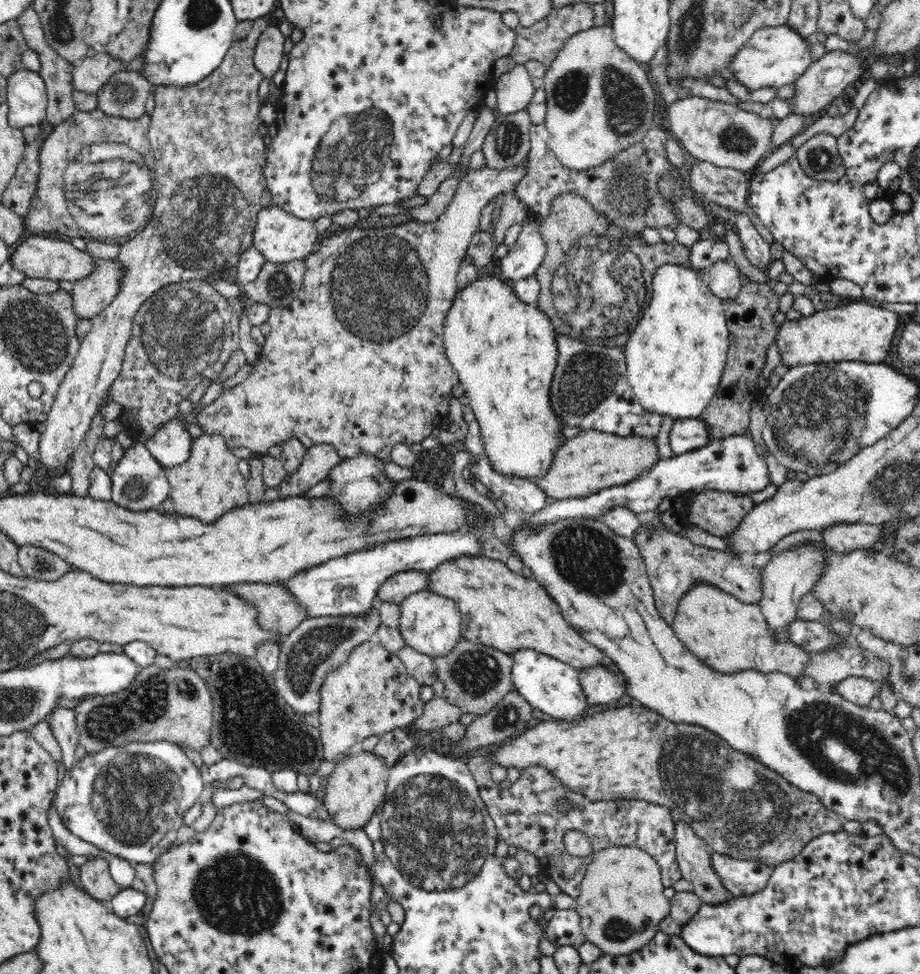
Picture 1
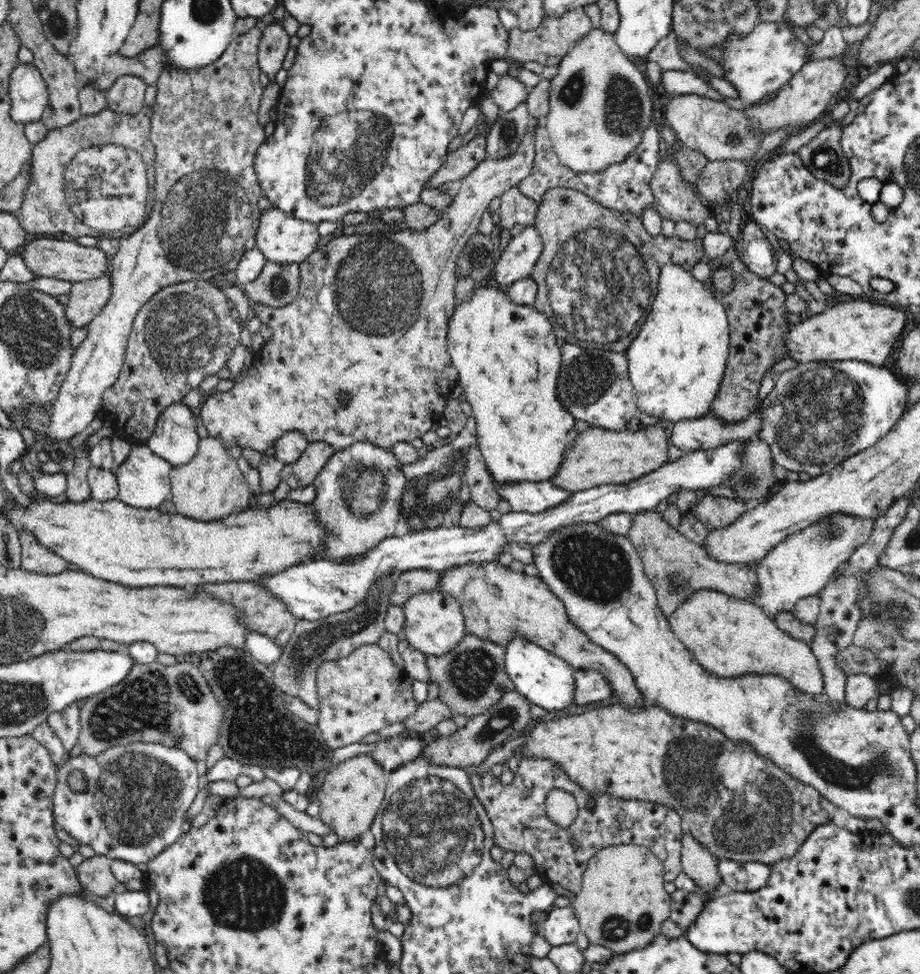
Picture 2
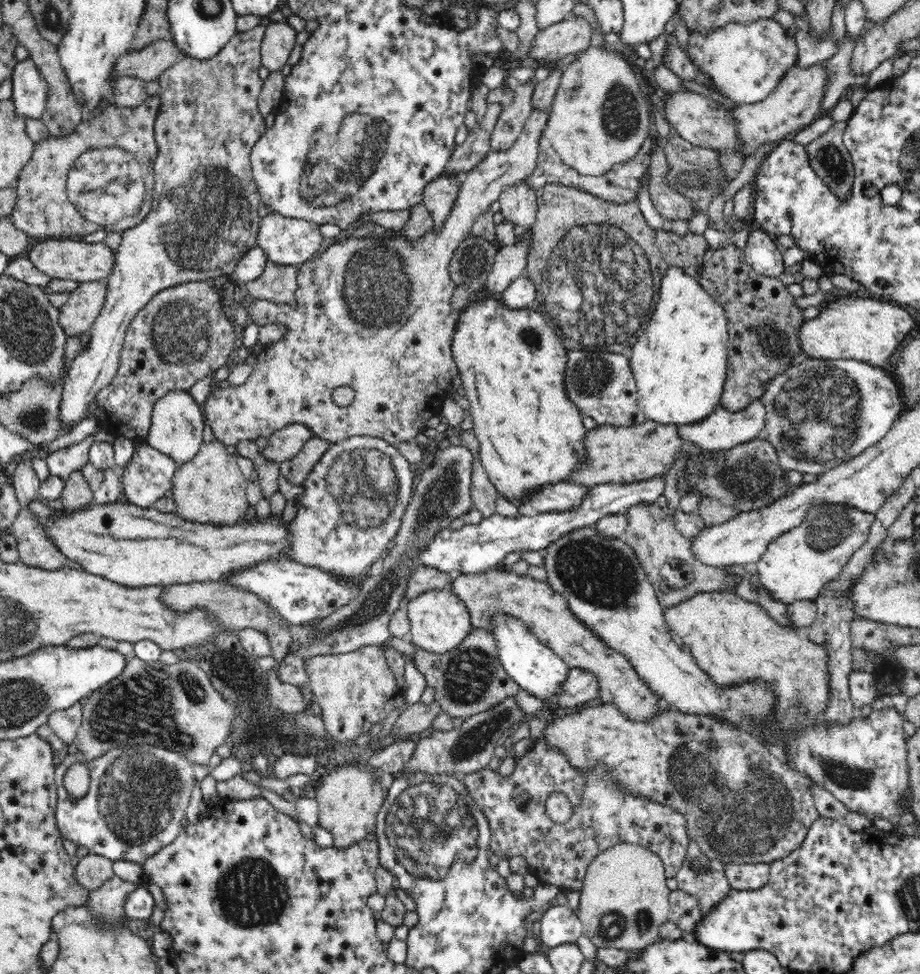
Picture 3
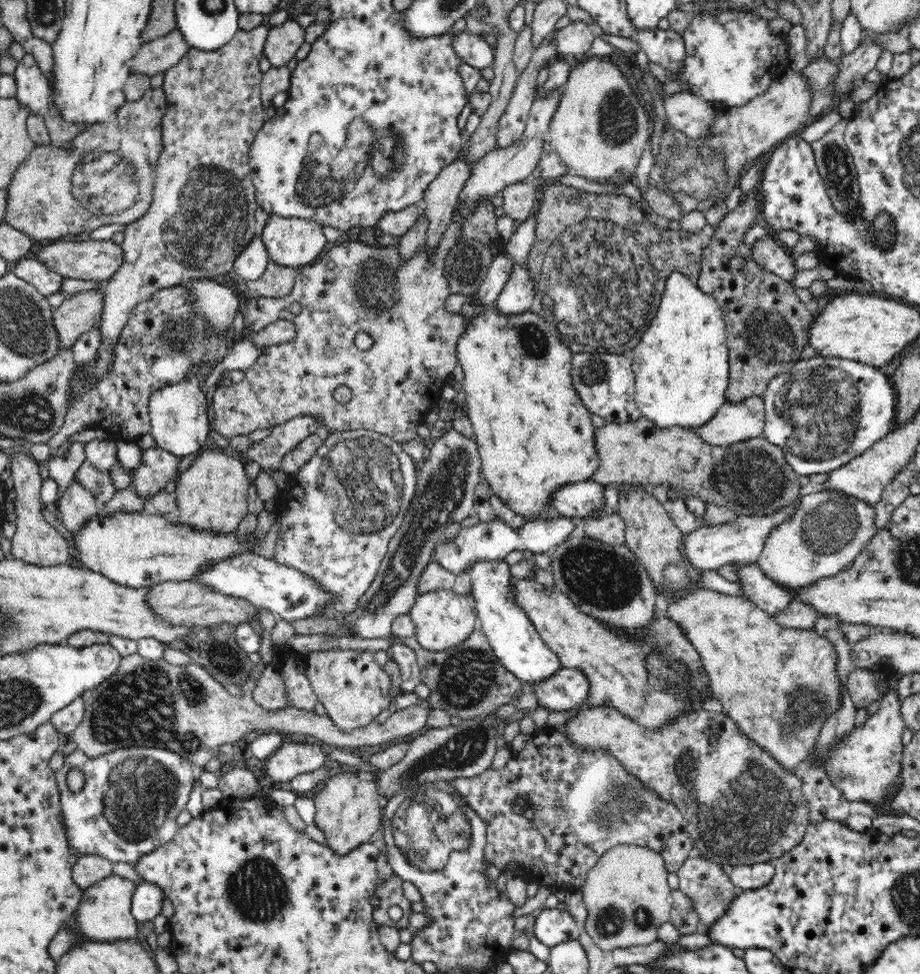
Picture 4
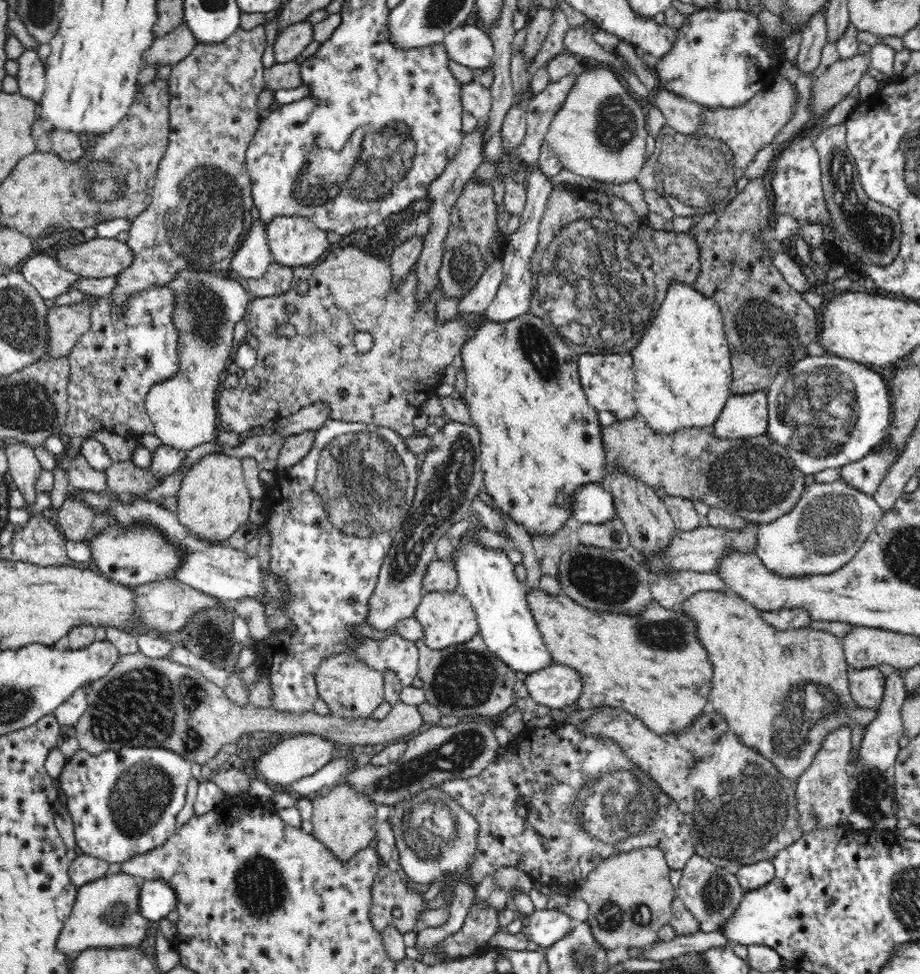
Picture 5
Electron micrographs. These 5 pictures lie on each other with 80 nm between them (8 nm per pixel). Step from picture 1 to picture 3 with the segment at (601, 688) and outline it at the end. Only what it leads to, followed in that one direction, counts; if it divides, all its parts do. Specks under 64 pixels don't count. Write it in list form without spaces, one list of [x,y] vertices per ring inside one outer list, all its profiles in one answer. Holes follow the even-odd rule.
[[[570,669],[566,688],[556,700],[558,706],[572,708],[583,702],[590,702],[599,697],[600,681],[592,672],[582,669]]]

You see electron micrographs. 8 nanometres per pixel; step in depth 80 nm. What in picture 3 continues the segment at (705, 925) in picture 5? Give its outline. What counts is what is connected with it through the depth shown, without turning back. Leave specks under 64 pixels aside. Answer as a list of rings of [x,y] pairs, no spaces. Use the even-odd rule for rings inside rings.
[[[685,862],[675,879],[678,889],[698,899],[703,915],[708,915],[732,889],[726,875],[717,871],[696,871]]]

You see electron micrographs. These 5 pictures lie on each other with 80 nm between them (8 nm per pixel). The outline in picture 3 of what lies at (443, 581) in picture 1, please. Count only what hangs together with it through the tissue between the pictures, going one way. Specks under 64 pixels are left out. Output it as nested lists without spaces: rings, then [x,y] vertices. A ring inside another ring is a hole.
[[[497,565],[482,572],[453,574],[448,590],[464,601],[472,630],[484,629],[492,634],[493,620],[498,615],[518,619],[540,643],[554,651],[571,669],[588,670],[595,674],[600,681],[599,697],[602,702],[616,705],[628,718],[646,721],[667,708],[638,677],[628,659],[608,647],[584,623],[580,623],[572,615],[564,595],[557,593],[546,581],[518,575],[509,568]]]

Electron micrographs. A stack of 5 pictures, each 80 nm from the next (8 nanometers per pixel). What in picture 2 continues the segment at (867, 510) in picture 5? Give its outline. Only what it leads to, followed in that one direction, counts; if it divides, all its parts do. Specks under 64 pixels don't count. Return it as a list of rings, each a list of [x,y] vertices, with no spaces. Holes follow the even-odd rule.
[[[832,515],[787,536],[755,568],[760,593],[752,602],[772,620],[780,613],[790,613],[800,599],[820,594],[836,568],[850,559],[860,546],[866,545],[874,528],[872,519]]]

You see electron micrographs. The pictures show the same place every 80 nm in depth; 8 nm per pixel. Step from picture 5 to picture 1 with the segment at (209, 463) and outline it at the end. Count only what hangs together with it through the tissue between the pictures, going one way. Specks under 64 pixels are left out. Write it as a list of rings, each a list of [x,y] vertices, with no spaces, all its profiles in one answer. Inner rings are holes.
[[[202,433],[192,442],[190,457],[184,464],[165,470],[170,486],[169,498],[175,506],[174,512],[184,516],[200,519],[203,523],[213,523],[228,511],[249,503],[247,478],[240,474],[239,459],[232,453],[222,434],[208,435]]]

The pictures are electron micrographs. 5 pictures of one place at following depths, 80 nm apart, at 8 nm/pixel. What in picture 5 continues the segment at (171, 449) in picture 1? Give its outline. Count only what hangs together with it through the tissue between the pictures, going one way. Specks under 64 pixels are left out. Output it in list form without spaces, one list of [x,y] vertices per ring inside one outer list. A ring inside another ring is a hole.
[[[184,269],[180,271],[173,279],[169,282],[169,288],[175,292],[175,309],[173,310],[173,321],[177,329],[179,330],[179,371],[169,379],[162,381],[161,383],[156,383],[145,396],[145,406],[148,417],[154,426],[154,435],[156,435],[161,441],[162,446],[168,446],[169,448],[174,448],[175,450],[184,450],[185,452],[194,449],[197,446],[212,442],[218,436],[217,429],[217,400],[214,398],[216,396],[216,388],[218,388],[218,377],[222,374],[228,358],[232,356],[232,345],[235,344],[232,340],[234,336],[234,326],[238,320],[242,320],[242,316],[246,314],[246,306],[248,306],[249,293],[242,287],[240,279],[237,279],[232,274],[224,277],[218,277],[215,273],[209,272],[198,272],[198,271],[188,271]]]

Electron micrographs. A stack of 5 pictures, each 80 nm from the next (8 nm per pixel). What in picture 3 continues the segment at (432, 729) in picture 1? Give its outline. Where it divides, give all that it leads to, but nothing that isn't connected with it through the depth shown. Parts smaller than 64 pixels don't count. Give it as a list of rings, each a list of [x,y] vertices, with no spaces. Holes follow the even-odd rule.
[[[435,700],[430,704],[411,703],[395,721],[393,735],[418,734],[431,726],[433,720],[444,712]]]

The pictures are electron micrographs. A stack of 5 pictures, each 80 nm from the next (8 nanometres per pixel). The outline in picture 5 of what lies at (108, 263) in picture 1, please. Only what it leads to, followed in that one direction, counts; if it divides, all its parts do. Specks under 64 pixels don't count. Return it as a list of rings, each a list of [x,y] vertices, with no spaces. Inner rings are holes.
[[[85,295],[84,300],[74,304],[62,304],[49,308],[49,349],[47,357],[67,356],[90,328],[91,314],[96,297]]]

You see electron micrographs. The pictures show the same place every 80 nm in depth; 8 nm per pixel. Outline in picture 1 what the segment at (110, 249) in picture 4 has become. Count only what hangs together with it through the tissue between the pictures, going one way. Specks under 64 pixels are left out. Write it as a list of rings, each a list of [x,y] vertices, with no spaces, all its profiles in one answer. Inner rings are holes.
[[[34,234],[16,246],[16,250],[8,256],[8,263],[28,278],[77,281],[92,272],[92,257],[87,251],[77,250],[64,237]]]

